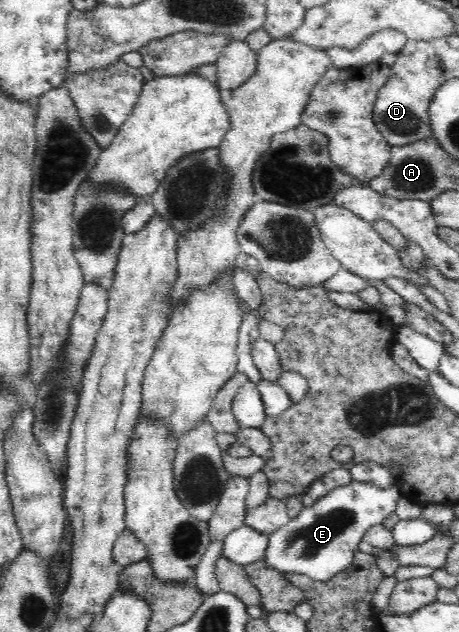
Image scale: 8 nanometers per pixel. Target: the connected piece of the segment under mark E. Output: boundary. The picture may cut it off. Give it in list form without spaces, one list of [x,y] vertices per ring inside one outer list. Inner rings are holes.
[[[353,480],[350,484],[334,488],[328,494],[314,500],[310,506],[303,506],[302,510],[292,516],[284,526],[268,535],[267,547],[261,558],[262,563],[266,569],[274,570],[286,577],[302,575],[310,581],[323,582],[323,584],[334,581],[354,565],[354,556],[359,551],[358,546],[366,530],[377,524],[383,524],[385,518],[396,511],[398,501],[402,498],[401,486],[397,482],[392,483],[390,488],[381,488],[374,482]]]

